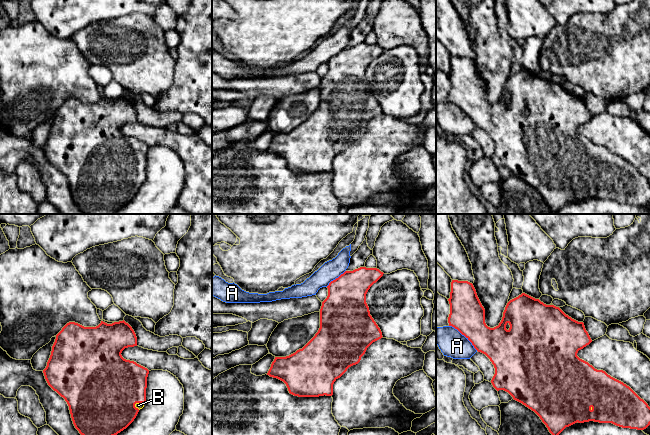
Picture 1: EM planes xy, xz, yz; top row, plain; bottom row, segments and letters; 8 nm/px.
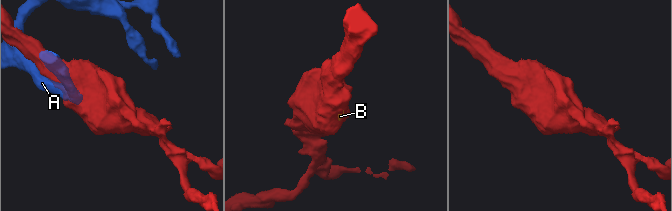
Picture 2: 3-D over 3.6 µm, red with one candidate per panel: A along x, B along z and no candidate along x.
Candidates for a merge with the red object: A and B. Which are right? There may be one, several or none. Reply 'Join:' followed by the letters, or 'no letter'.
Join: B

